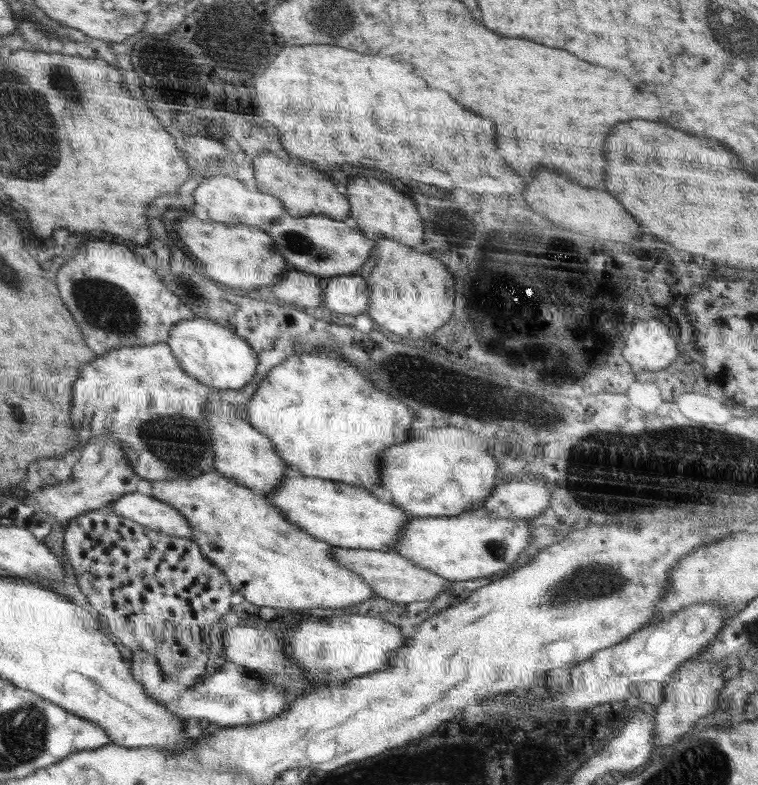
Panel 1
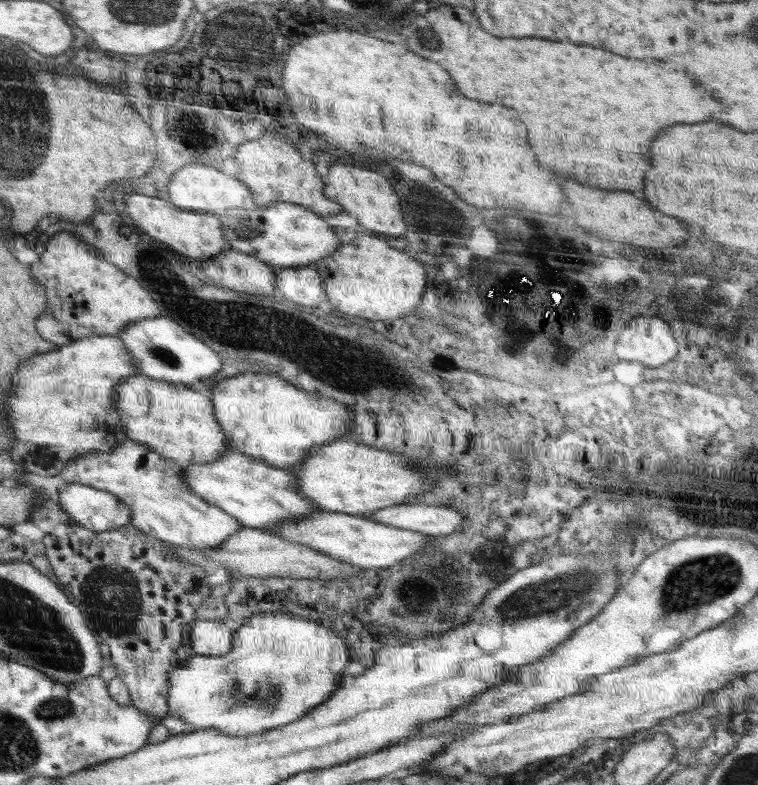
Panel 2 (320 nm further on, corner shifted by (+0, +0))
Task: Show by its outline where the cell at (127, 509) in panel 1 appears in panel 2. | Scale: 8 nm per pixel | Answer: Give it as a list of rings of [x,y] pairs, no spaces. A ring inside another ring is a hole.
[[[69,483],[62,485],[57,490],[54,499],[68,514],[71,520],[88,530],[104,532],[106,530],[117,529],[128,524],[131,520],[131,510],[123,503],[123,499],[115,494],[110,494],[107,490],[98,490],[96,487],[84,484]]]

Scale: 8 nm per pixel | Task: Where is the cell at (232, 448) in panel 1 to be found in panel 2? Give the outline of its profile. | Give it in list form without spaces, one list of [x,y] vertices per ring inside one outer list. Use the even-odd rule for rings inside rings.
[[[136,375],[121,382],[116,410],[120,411],[123,429],[126,430],[128,439],[145,444],[151,450],[163,455],[164,458],[176,460],[182,467],[192,463],[212,462],[219,459],[219,456],[222,456],[226,451],[230,451],[227,445],[227,436],[223,433],[219,420],[216,419],[211,398],[203,396],[191,385]]]

